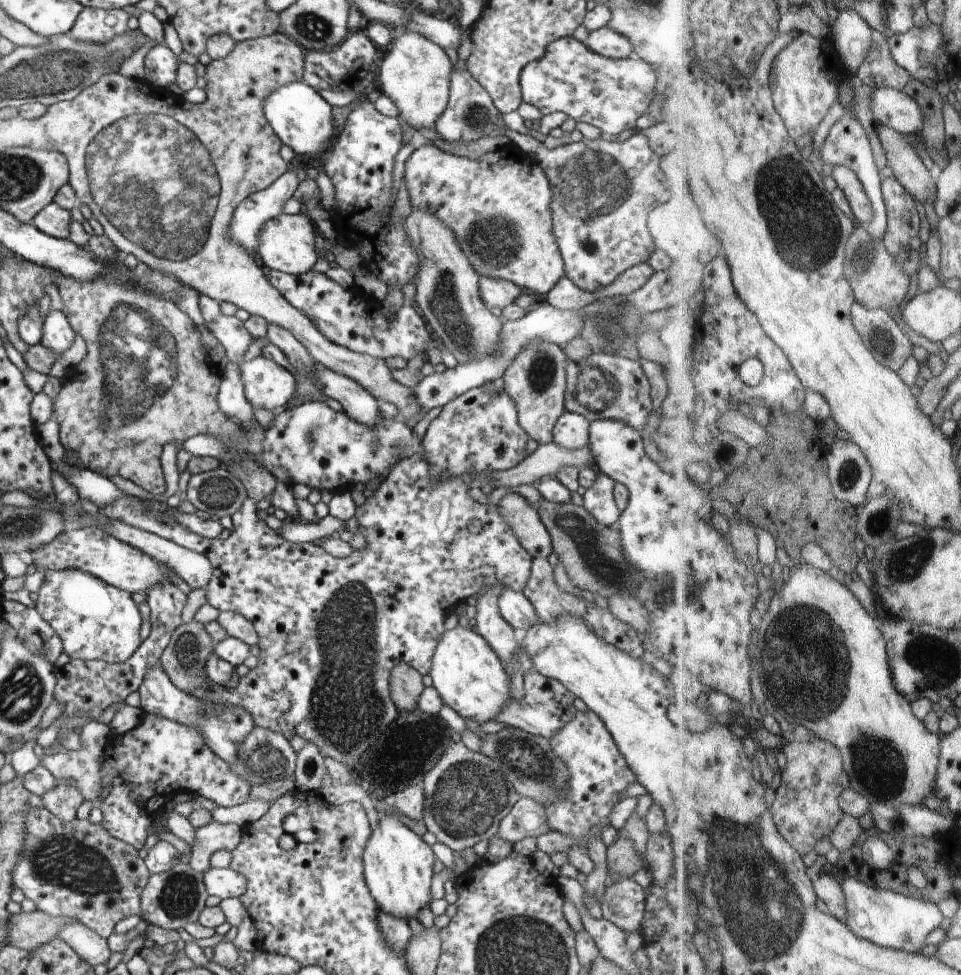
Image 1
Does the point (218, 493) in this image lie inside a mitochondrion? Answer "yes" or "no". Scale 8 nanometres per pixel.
yes

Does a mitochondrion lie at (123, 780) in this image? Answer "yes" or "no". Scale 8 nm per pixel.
no

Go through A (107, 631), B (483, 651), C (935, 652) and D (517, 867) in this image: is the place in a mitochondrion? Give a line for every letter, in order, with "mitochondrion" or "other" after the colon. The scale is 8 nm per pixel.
A: other
B: other
C: mitochondrion
D: other

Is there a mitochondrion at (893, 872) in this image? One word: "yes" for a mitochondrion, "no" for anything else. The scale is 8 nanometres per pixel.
no

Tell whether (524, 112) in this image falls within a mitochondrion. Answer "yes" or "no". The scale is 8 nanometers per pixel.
no

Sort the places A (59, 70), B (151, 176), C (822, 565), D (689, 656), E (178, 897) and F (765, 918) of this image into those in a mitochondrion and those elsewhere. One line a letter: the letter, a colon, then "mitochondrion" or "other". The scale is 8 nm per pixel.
A: mitochondrion
B: mitochondrion
C: other
D: other
E: mitochondrion
F: mitochondrion

